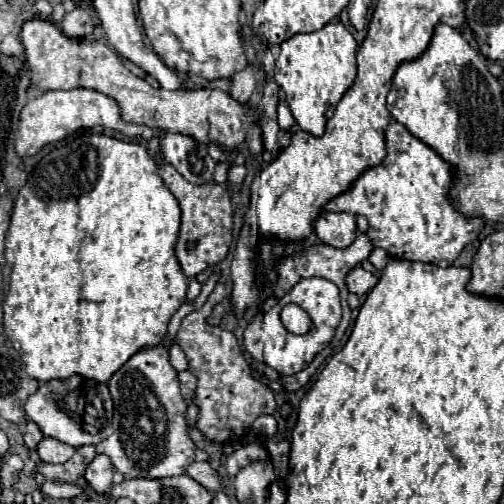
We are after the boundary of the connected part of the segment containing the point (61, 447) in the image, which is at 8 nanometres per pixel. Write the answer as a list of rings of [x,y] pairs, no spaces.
[[[42,438],[36,452],[42,462],[52,462],[52,464],[64,464],[66,460],[70,460],[74,456],[72,446],[60,442],[60,440],[54,440],[54,438]]]

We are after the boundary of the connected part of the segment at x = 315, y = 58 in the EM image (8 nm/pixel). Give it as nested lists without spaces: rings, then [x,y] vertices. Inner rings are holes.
[[[330,22],[318,32],[296,34],[280,44],[280,58],[276,60],[274,80],[284,92],[284,100],[300,130],[322,136],[330,110],[342,100],[346,90],[356,80],[356,52],[358,44],[340,22]]]

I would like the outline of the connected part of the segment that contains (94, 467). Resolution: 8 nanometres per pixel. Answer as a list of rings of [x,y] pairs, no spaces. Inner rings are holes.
[[[98,454],[90,466],[86,468],[86,482],[88,486],[98,494],[98,496],[104,496],[104,498],[110,498],[110,490],[112,490],[112,474],[114,474],[114,466],[110,462],[108,456],[104,454]]]

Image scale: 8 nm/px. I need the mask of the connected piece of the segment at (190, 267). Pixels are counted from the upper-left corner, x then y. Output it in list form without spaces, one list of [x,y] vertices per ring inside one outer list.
[[[162,164],[158,174],[164,180],[164,184],[170,188],[170,192],[176,196],[182,210],[182,224],[180,224],[180,234],[176,242],[176,258],[182,266],[182,272],[188,278],[198,276],[208,266],[222,262],[230,250],[232,214],[234,214],[230,194],[226,192],[226,188],[218,184],[200,184],[200,186],[190,184],[170,164]]]

